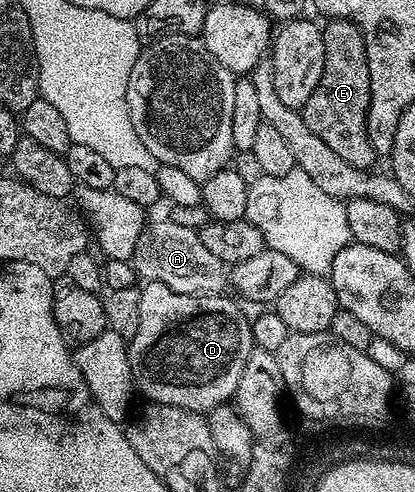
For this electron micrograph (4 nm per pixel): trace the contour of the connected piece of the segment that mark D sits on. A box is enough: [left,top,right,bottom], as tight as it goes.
[127,282,255,413]

